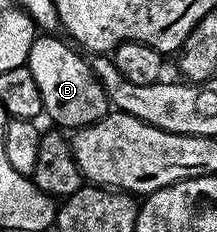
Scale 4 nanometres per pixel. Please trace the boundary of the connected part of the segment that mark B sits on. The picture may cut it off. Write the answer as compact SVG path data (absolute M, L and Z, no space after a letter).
M57 34L38 35L37 41L31 46L27 67L39 86L44 115L49 115L57 123L54 125L62 129L83 129L103 119L110 111L111 105L103 86L92 70L90 61L72 43L66 42L60 35L53 35Z

